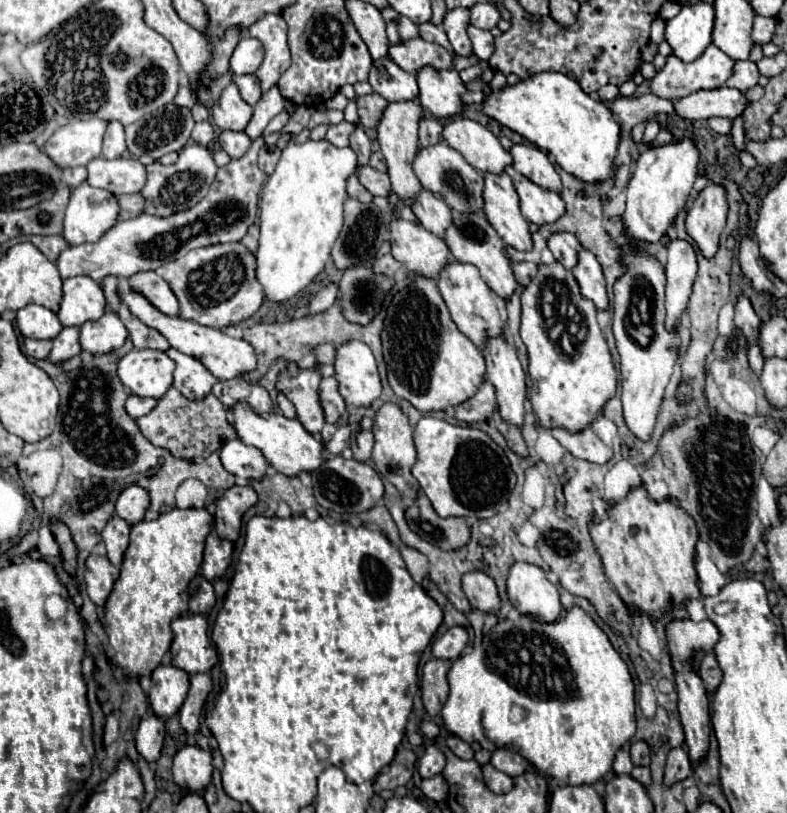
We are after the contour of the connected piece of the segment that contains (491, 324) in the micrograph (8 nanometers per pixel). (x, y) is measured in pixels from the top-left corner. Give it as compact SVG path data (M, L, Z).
M451 261L447 263L447 267L443 267L443 271L437 277L437 287L441 291L441 297L445 299L451 319L457 323L457 327L479 347L483 349L483 341L489 337L497 337L501 335L505 321L503 315L497 307L497 301L491 293L491 289L487 287L487 283L481 279L479 269L475 265L467 265L467 263L459 263L459 261Z

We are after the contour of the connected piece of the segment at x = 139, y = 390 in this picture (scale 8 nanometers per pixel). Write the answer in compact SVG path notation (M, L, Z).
M133 349L119 361L117 375L131 393L161 399L173 383L173 371L175 361L163 351Z

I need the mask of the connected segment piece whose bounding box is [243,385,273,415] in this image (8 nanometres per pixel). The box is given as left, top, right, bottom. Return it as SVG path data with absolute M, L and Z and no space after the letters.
M259 385L259 387L247 387L247 389L251 389L251 395L245 395L243 399L245 399L247 403L251 403L261 415L273 411L273 407L271 407L271 399L269 399L269 395L265 393L265 389L263 389L261 385Z

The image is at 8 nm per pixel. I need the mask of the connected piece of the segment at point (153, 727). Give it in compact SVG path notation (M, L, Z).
M149 715L141 719L135 741L137 741L137 751L149 761L155 763L159 759L159 751L163 747L165 739L165 723L157 715Z

